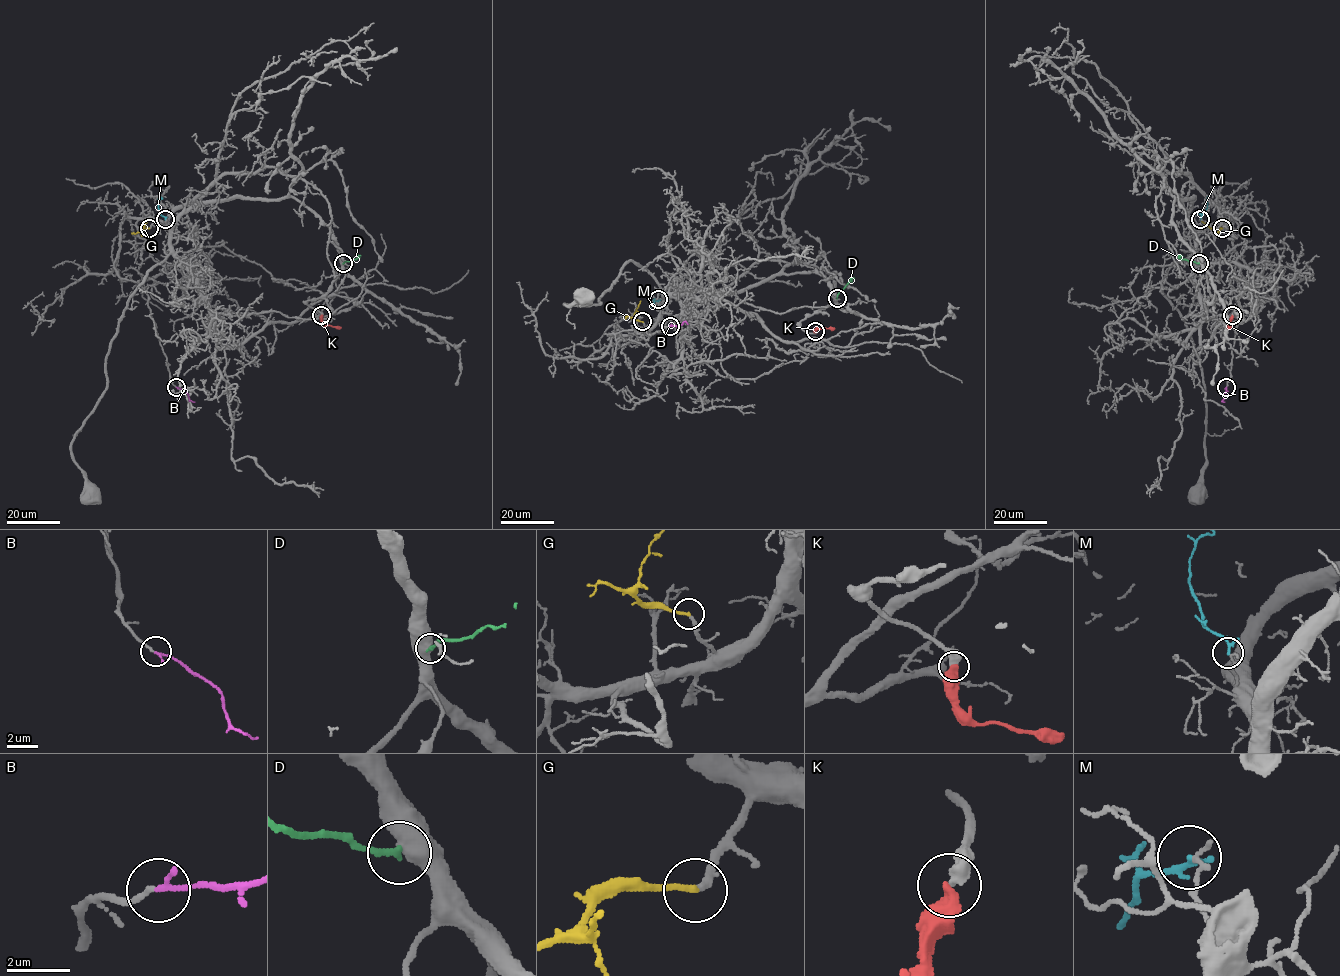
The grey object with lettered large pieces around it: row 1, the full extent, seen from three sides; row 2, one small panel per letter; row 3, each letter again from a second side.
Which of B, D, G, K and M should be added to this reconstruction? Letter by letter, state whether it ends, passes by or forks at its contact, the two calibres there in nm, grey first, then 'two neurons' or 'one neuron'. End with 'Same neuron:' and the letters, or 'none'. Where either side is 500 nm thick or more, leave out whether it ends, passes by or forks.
B: it ends | 160/170 nm | one neuron
D: 700/200 nm | two neurons
G: it ends | 220/190 nm | one neuron
K: 480/550 nm | one neuron
M: it ends | 180/200 nm | two neurons
Same neuron: B, G, K

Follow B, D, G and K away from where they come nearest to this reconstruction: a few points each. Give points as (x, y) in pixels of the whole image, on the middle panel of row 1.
B: (670, 326), (684, 321), (688, 324)
D: (837, 298), (854, 277)
G: (642, 321), (634, 319), (640, 301)
K: (815, 331), (834, 329)

